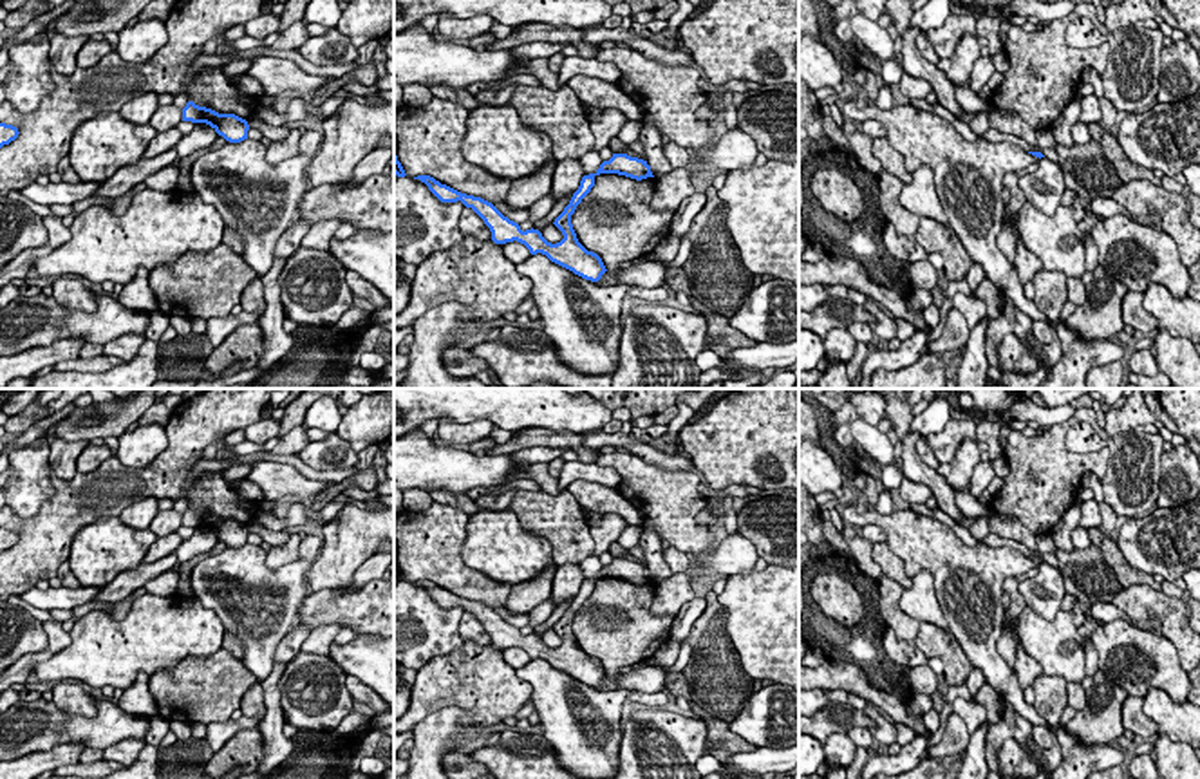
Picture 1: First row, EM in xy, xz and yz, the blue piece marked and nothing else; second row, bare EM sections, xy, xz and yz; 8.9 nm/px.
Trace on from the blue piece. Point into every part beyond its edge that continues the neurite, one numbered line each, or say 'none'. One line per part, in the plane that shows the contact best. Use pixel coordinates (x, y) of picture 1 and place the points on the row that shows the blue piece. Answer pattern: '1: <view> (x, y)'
none

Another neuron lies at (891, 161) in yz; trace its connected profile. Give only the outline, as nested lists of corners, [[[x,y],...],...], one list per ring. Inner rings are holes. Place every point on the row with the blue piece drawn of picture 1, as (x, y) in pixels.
[[[887,137],[873,139],[871,152],[880,161],[882,170],[898,177],[904,184],[913,181],[913,175],[905,170],[904,155],[889,145]]]

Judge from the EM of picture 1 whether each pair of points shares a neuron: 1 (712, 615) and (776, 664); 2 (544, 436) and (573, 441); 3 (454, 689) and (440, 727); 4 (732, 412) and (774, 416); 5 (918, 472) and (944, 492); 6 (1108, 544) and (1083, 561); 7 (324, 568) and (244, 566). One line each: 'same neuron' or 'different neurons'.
1: different neurons
2: same neuron
3: different neurons
4: same neuron
5: same neuron
6: different neurons
7: different neurons

